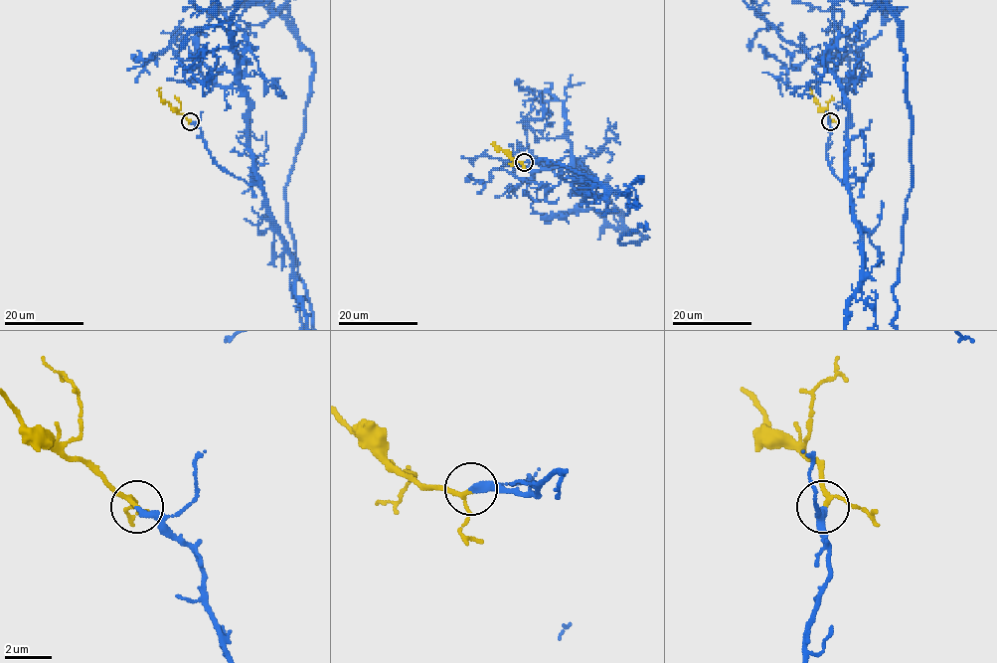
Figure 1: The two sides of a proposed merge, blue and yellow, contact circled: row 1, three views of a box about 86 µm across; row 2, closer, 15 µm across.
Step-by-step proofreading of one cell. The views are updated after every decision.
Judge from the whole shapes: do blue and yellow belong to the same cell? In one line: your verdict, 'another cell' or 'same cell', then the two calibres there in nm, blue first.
same cell; 320 nm thick on the blue side, 140 nm on the other

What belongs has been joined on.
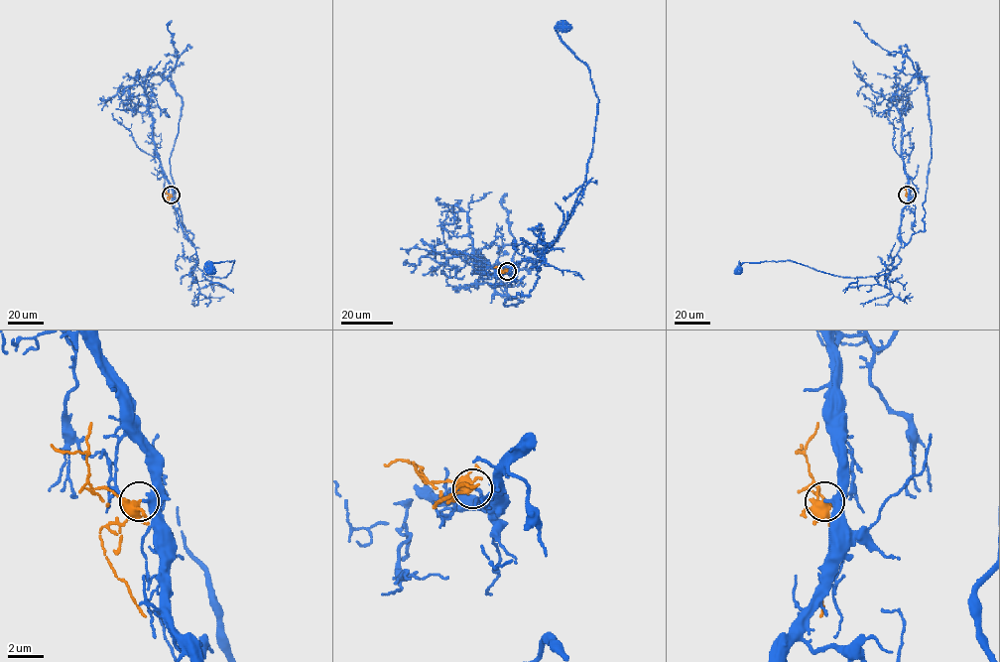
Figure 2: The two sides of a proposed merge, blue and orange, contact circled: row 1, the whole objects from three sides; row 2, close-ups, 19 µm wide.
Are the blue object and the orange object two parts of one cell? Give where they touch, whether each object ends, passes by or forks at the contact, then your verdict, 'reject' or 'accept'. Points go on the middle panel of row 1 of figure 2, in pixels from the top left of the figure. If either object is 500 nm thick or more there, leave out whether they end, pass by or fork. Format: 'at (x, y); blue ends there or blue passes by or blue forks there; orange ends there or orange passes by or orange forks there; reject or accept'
at (507, 271); blue passes by; orange forks there; accept

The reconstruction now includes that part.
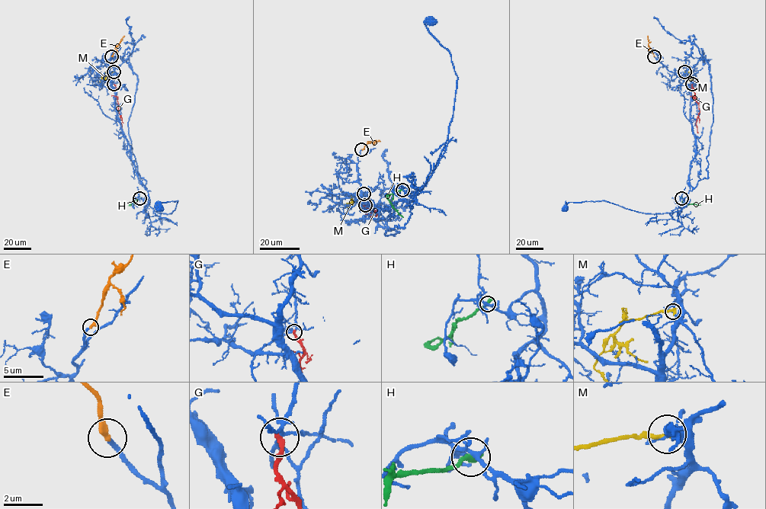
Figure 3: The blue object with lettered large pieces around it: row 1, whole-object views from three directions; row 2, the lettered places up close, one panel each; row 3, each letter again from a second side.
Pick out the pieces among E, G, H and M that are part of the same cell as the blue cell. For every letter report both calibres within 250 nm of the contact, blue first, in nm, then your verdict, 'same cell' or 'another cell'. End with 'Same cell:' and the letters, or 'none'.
E: 190/360 nm | same cell
G: 160/280 nm | another cell
H: 190/400 nm | another cell
M: 110/300 nm | another cell
Same cell: E

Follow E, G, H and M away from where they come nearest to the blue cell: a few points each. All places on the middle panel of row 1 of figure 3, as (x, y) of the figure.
E: (361, 150), (368, 142), (380, 141)
G: (365, 205), (371, 216), (373, 211), (377, 212)
H: (402, 189), (387, 196), (393, 207), (403, 216)
M: (364, 193), (354, 195), (351, 203), (344, 206), (347, 207)

